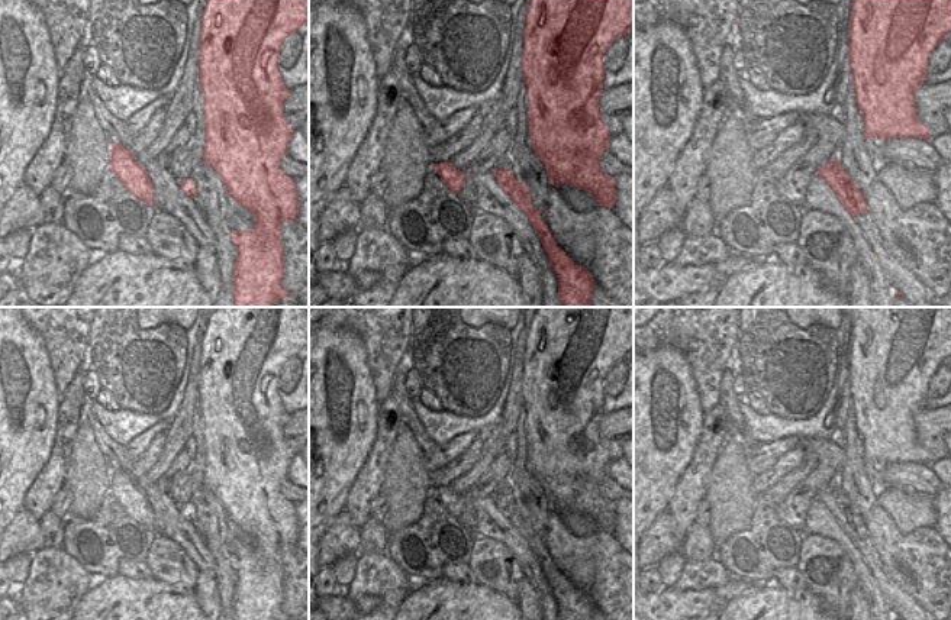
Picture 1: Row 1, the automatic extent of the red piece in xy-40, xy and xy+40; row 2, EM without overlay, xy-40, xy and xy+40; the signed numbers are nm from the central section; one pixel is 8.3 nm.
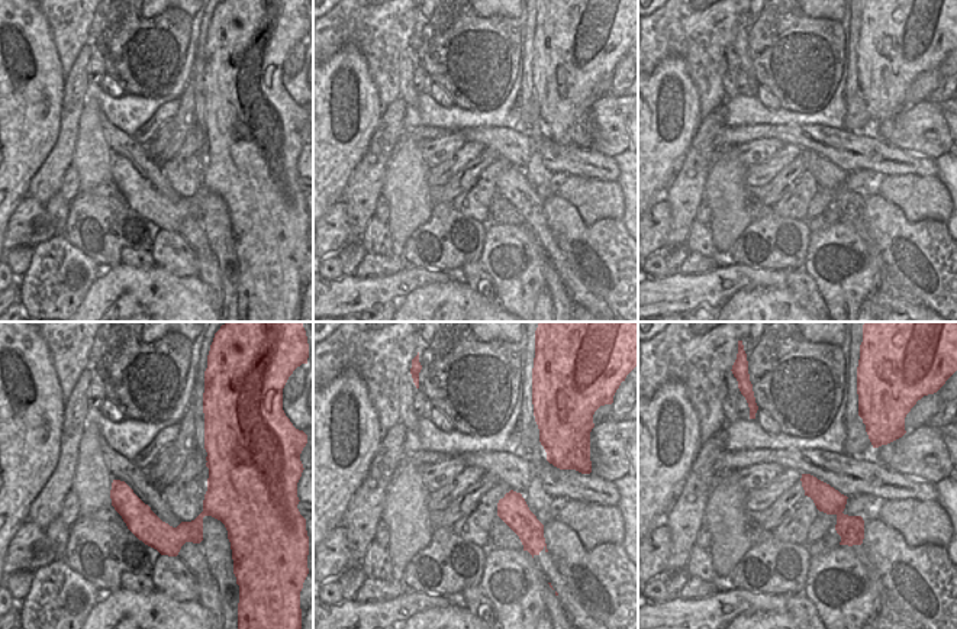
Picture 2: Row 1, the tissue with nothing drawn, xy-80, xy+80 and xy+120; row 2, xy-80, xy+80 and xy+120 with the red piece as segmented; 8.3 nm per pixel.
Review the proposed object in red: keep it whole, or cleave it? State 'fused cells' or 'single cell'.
fused cells

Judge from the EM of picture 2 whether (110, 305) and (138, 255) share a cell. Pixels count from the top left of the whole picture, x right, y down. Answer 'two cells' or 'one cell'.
two cells

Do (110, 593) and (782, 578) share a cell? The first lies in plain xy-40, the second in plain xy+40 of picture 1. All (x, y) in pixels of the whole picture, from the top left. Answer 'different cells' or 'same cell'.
different cells

